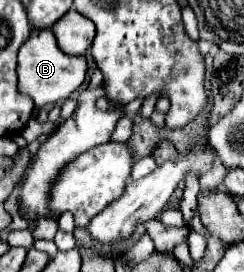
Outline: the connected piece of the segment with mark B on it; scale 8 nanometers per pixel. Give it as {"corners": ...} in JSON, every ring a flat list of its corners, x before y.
{"corners":[[34,27,30,37,22,43,18,51,18,89,20,93,32,97,32,101,38,107,68,99,84,83,84,77,86,77,86,59,62,53,50,29]]}

